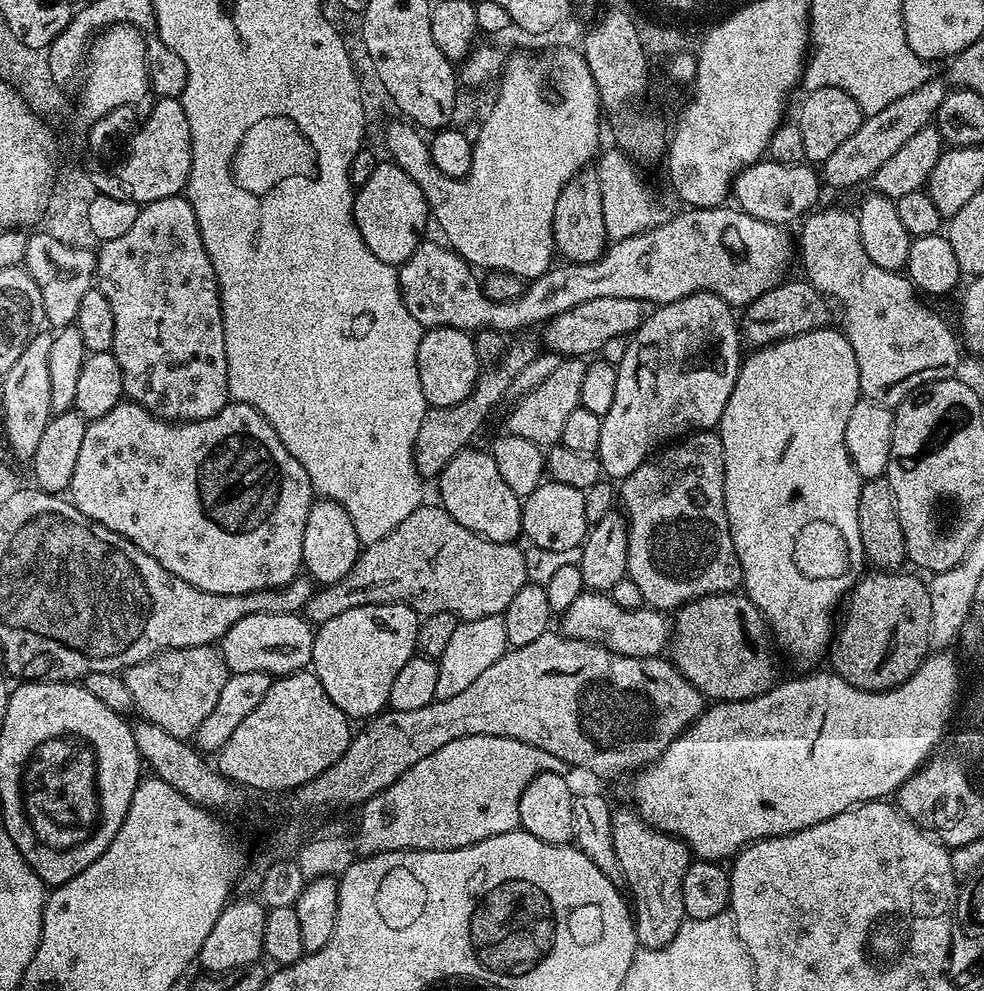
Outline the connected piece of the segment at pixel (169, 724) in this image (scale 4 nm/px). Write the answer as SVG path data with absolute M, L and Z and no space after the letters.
M212 646L193 648L167 648L148 660L124 669L126 690L130 690L139 715L154 726L162 726L166 734L174 734L180 740L195 737L196 731L210 718L222 686L230 675L226 662Z

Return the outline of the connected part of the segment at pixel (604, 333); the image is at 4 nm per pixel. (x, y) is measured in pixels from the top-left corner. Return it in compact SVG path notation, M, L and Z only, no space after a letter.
M594 298L594 302L582 302L553 317L543 331L545 330L544 336L548 339L547 347L557 352L561 358L588 358L599 353L600 348L610 342L610 338L631 337L645 317L646 305L643 300Z

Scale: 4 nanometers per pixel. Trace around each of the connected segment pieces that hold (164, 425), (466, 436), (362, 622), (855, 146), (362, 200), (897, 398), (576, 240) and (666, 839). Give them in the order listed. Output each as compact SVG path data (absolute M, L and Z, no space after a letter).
M121 402L114 406L114 410L110 410L110 414L102 414L102 418L91 421L85 427L78 462L74 466L70 499L78 510L82 510L82 514L134 542L138 550L150 554L150 558L170 570L170 574L182 578L182 582L190 582L190 586L198 586L198 590L206 590L210 594L250 594L263 588L281 588L301 571L304 562L302 534L306 530L306 518L310 514L314 493L310 478L298 458L294 458L294 454L282 446L274 426L266 422L264 415L250 406L230 402L222 411L214 414L214 418L173 422L160 420L150 414L150 410L137 404Z
M520 334L515 337L516 340L507 345L504 350L504 357L496 363L495 366L488 366L480 373L476 379L474 390L458 406L446 406L445 408L429 407L428 413L422 418L422 426L418 429L418 438L416 439L416 471L421 477L432 478L439 477L440 471L458 454L463 448L469 447L472 440L480 432L480 427L488 420L488 415L496 408L496 403L500 399L505 399L510 388L510 382L514 382L514 377L524 369L538 355L536 340L532 334Z
M367 604L354 606L354 610L346 610L338 614L338 618L330 618L325 624L319 625L315 629L310 668L316 673L318 682L322 682L322 690L330 694L330 702L334 702L334 706L338 706L338 710L345 712L353 721L375 718L385 711L394 677L398 675L398 670L402 670L402 666L406 666L411 656L417 655L416 635L420 622L418 613L405 604Z
M929 78L925 84L918 86L906 98L898 102L890 102L886 110L880 110L873 116L865 116L863 122L822 162L822 180L825 185L832 188L852 188L855 184L871 181L872 176L878 171L901 146L906 146L918 130L929 127L933 123L938 106L944 101L946 87L940 80Z
M391 162L377 163L374 174L370 174L370 178L366 178L366 182L355 189L352 213L358 234L362 234L362 242L370 246L370 254L393 266L408 261L410 254L414 254L414 250L425 239L424 227L430 224L428 203L422 190L414 178L410 178L410 174Z
M822 208L803 217L799 225L798 256L799 259L800 256L804 259L803 275L808 283L838 305L838 320L844 323L844 337L850 342L850 350L854 350L854 362L858 362L861 397L876 404L895 406L911 396L917 388L922 388L933 380L953 379L962 357L962 344L953 325L951 328L942 317L923 304L925 301L918 295L917 289L912 287L907 275L882 270L882 266L874 266L874 262L870 262L866 250L862 250L862 234L858 234L855 211Z
M589 166L576 172L566 186L562 186L562 194L558 194L558 202L554 202L554 222L552 223L552 242L557 253L560 252L570 264L589 264L600 259L606 251L608 239L608 221L602 206L602 186L600 173Z
M616 808L612 813L613 842L619 871L622 879L628 883L626 892L634 909L636 942L640 948L664 948L675 938L686 919L682 902L682 878L690 863L688 845L669 832L659 832L653 824L642 819L639 812L628 808Z

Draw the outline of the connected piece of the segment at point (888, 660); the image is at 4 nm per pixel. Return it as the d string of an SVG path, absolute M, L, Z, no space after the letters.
M872 570L869 571L869 576L864 576L852 588L852 593L849 594L848 600L846 596L846 608L848 604L848 613L844 616L844 621L839 621L838 627L835 629L834 635L831 637L832 643L832 664L831 671L840 675L843 680L850 682L850 686L854 686L858 690L866 690L867 692L885 692L891 688L897 688L902 682L910 679L920 665L924 663L930 652L932 642L932 631L930 630L930 594L928 593L928 585L922 579L919 580L916 576L911 576L905 570Z

